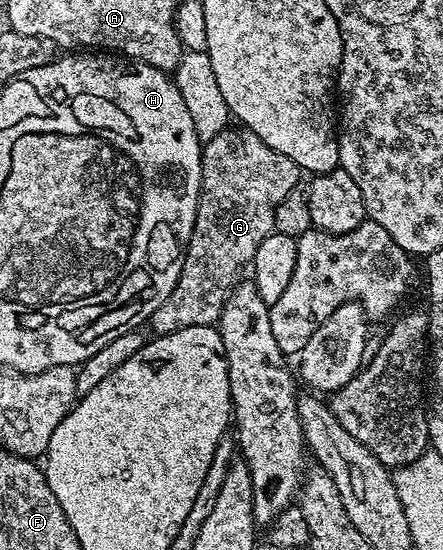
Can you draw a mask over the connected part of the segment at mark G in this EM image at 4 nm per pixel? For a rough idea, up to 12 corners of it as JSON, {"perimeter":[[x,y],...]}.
{"perimeter":[[228,127],[157,335],[216,326],[303,170]]}

